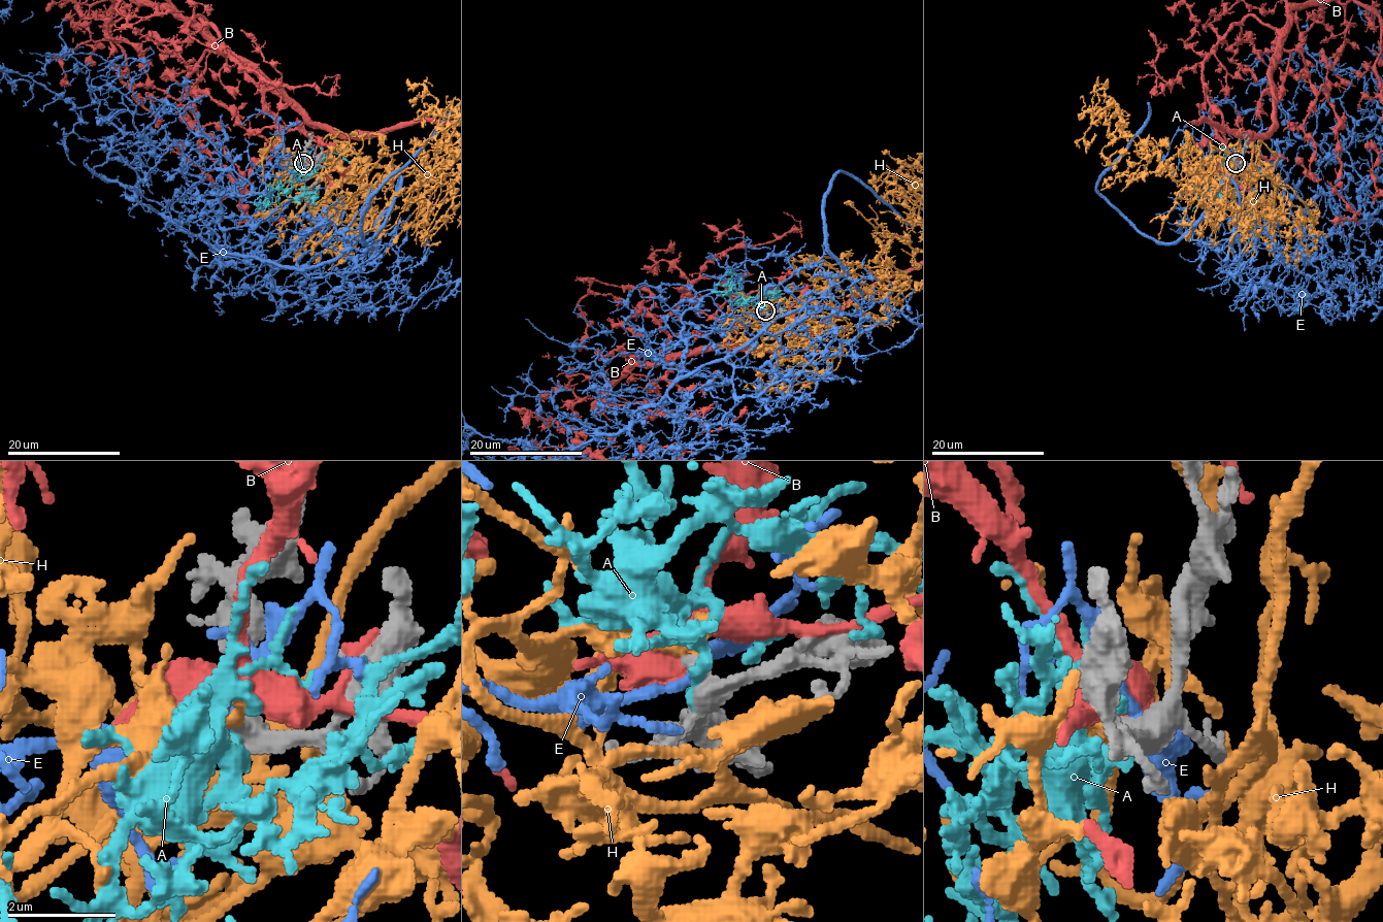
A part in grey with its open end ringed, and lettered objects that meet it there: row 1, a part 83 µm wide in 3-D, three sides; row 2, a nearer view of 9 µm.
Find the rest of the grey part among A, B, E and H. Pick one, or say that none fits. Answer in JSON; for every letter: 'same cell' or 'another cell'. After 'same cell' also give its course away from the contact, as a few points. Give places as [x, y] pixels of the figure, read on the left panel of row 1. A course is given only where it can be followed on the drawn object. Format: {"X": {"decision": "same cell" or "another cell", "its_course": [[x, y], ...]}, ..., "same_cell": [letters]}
{"A": {"decision": "another cell"}, "B": {"decision": "another cell"}, "E": {"decision": "another cell"}, "H": {"decision": "same cell"}, "same_cell": ["H"]}

